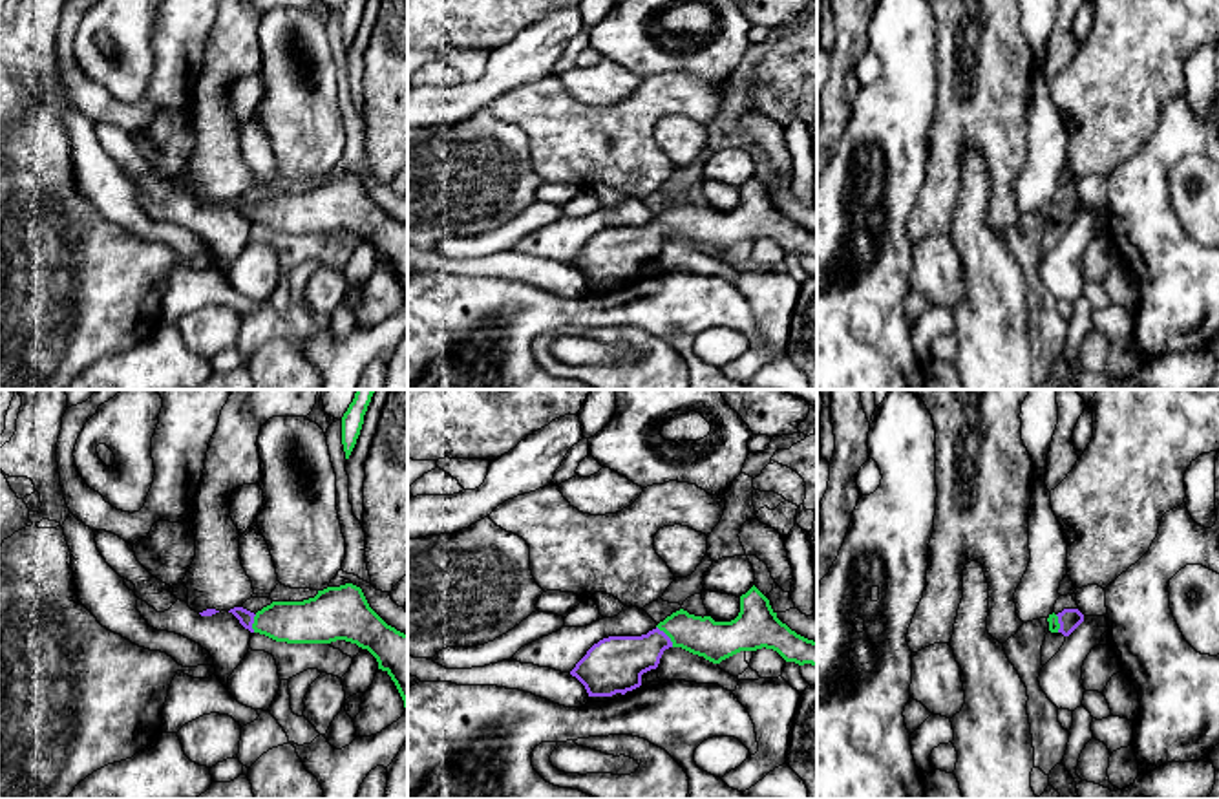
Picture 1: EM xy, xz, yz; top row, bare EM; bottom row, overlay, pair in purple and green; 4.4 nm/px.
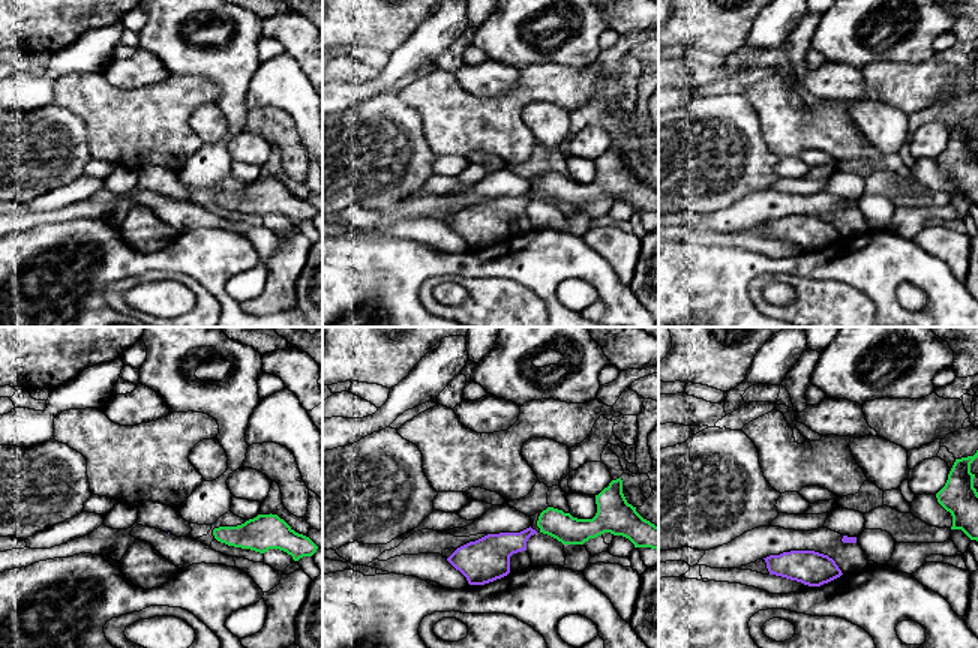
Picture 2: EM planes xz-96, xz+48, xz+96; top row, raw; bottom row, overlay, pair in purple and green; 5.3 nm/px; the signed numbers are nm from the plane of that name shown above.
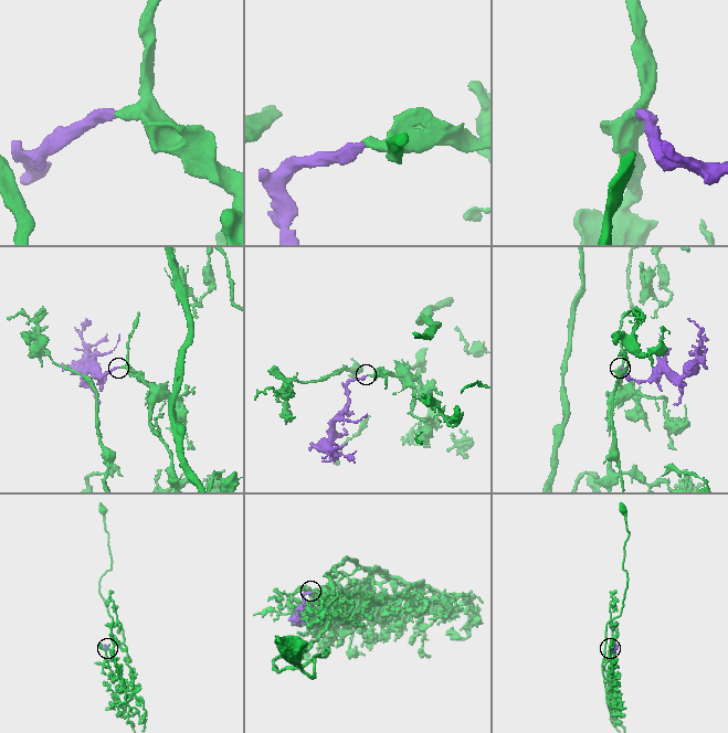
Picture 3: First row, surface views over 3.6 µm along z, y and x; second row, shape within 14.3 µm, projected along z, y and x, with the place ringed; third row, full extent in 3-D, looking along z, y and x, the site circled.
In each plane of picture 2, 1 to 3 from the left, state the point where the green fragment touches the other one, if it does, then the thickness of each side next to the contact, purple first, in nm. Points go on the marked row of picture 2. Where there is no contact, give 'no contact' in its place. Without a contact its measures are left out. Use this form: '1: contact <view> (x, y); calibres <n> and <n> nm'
1: no contact
2: no contact
3: no contact

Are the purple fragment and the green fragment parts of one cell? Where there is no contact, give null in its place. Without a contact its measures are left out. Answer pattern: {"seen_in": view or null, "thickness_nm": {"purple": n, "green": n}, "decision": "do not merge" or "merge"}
{"seen_in": "xz", "thickness_nm": {"purple": 240, "green": 180}, "decision": "merge"}

